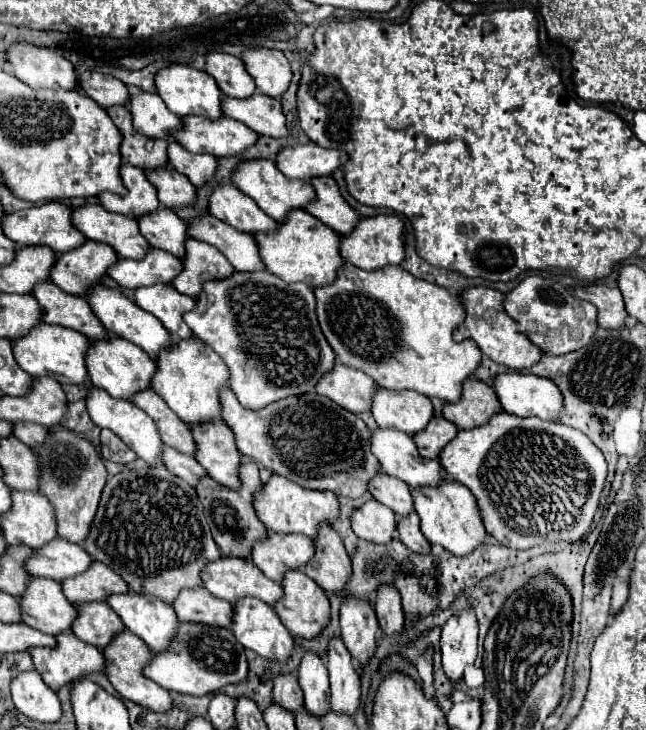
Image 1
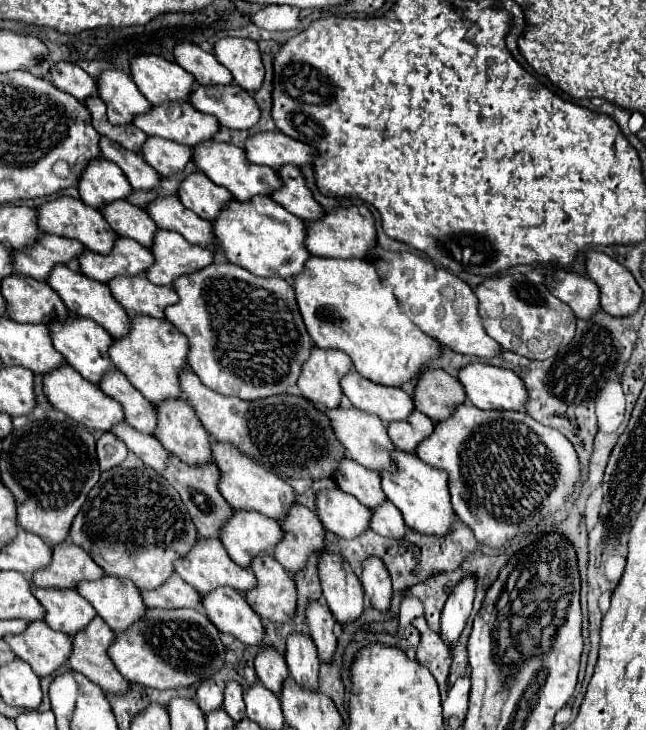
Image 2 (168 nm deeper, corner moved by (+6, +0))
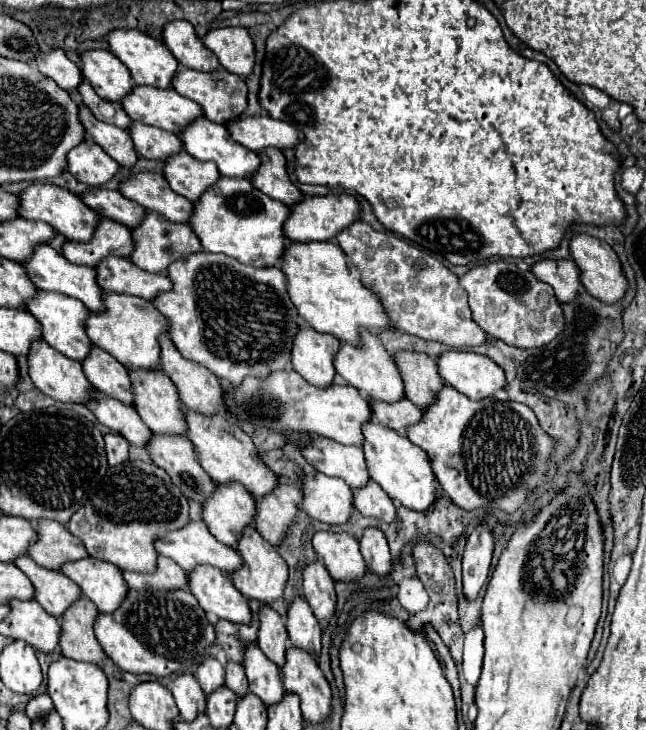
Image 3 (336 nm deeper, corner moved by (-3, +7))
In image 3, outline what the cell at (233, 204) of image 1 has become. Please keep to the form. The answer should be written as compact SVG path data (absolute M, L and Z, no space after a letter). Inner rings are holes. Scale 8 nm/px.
M184 150L164 160L162 174L170 188L190 202L196 202L196 198L200 198L200 194L220 178L214 162L200 162Z

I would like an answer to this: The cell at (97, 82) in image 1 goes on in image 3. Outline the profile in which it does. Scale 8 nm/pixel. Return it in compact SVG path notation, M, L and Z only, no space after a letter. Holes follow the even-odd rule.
M60 48L38 54L34 58L34 64L46 78L54 80L60 88L64 88L68 92L74 92L78 88L78 84L82 82L82 70L78 68L78 64L68 60L64 50L60 50Z

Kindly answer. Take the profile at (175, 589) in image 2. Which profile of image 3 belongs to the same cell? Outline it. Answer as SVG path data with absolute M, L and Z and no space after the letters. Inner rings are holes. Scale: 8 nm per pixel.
M158 556L154 572L122 572L122 576L132 590L178 590L188 582L186 572L164 556Z

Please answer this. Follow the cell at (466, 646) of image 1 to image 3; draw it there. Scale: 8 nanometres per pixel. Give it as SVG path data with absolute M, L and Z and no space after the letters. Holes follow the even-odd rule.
M478 524L466 538L466 548L462 554L464 570L464 594L466 598L476 598L480 588L488 580L490 564L494 552L494 534L488 524Z

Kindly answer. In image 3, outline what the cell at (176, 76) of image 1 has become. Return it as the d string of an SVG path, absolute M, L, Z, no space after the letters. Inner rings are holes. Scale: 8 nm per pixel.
M118 28L112 30L106 38L110 52L130 70L130 76L134 84L142 86L156 86L156 88L172 88L172 74L178 70L178 62L172 58L172 52L158 40L150 38L148 34L140 30L130 30L130 28Z

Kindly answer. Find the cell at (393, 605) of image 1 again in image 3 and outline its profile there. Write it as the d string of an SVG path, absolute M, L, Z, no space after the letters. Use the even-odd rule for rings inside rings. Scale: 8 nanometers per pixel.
M366 528L360 538L360 552L366 560L366 566L376 572L380 578L386 578L392 568L392 556L388 550L386 536L378 528Z

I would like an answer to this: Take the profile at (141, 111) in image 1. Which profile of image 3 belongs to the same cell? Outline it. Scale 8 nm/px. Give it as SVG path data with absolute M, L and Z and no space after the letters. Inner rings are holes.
M86 50L80 54L80 62L84 80L88 80L104 100L124 98L134 84L128 68L108 50Z

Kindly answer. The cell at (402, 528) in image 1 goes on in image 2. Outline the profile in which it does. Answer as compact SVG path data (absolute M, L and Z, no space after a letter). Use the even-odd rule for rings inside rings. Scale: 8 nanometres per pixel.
M389 501L379 505L379 509L373 509L371 529L389 539L403 539L407 535L407 525L403 521L403 515Z

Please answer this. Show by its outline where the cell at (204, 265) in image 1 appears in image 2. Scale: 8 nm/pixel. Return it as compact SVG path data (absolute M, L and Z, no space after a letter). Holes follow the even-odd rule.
M157 231L155 245L151 249L155 255L155 265L147 269L147 279L155 285L171 287L175 279L187 273L205 269L215 261L215 253L205 247L187 243L175 231Z

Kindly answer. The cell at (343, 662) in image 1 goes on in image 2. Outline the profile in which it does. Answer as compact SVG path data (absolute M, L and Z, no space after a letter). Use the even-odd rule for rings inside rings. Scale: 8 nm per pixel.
M315 601L307 607L307 625L311 629L311 639L319 649L319 661L331 665L337 649L335 619L321 601Z

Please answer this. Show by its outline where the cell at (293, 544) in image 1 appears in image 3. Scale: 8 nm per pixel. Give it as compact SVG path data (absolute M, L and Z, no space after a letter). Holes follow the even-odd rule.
M240 482L216 484L214 492L202 502L202 522L208 526L210 534L222 544L234 548L240 530L252 524L254 518L254 498L240 486Z

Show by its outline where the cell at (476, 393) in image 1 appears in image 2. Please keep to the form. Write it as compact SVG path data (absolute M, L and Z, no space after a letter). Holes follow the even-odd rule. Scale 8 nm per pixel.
M427 369L415 385L415 409L431 417L435 423L445 421L451 413L467 401L461 381L443 369Z

